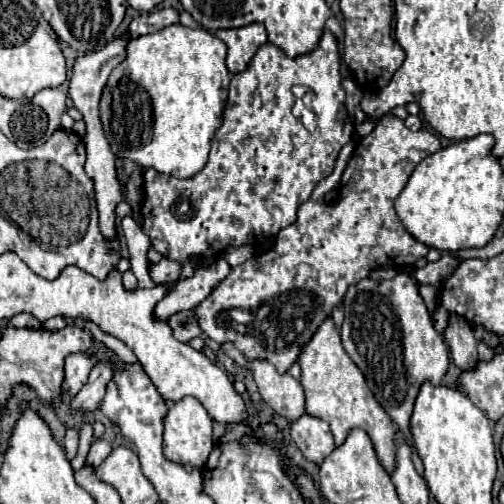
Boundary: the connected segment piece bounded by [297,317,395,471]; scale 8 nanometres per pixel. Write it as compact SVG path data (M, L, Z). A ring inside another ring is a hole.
M325 317L325 321L317 327L311 341L301 349L301 355L297 361L299 361L301 371L303 371L301 373L301 387L305 391L307 413L329 423L331 433L335 437L335 445L341 445L345 441L347 433L351 429L359 427L371 437L381 465L387 471L393 469L395 423L385 413L385 409L377 403L377 399L373 397L373 393L367 387L363 373L357 369L357 365L345 353L345 349L341 345L341 335L339 335L331 317Z

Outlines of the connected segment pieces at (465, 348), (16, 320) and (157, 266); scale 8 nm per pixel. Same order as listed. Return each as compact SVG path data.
M453 315L449 319L449 327L445 329L445 341L451 349L453 363L461 371L471 371L477 367L477 339L473 335L473 327L463 319Z
M19 313L19 315L13 317L13 327L17 327L17 329L41 329L43 323L37 321L37 319L35 319L33 315L29 315L29 313Z
M161 259L159 263L149 263L149 275L155 283L171 283L171 281L177 281L177 273L181 271L181 267L175 263L175 261L169 261L169 259Z

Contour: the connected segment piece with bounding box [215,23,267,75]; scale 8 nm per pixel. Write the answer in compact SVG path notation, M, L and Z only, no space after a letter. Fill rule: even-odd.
M251 23L241 29L227 29L215 33L229 49L227 53L227 69L231 75L247 69L249 61L257 53L257 49L267 43L267 31L261 23Z

